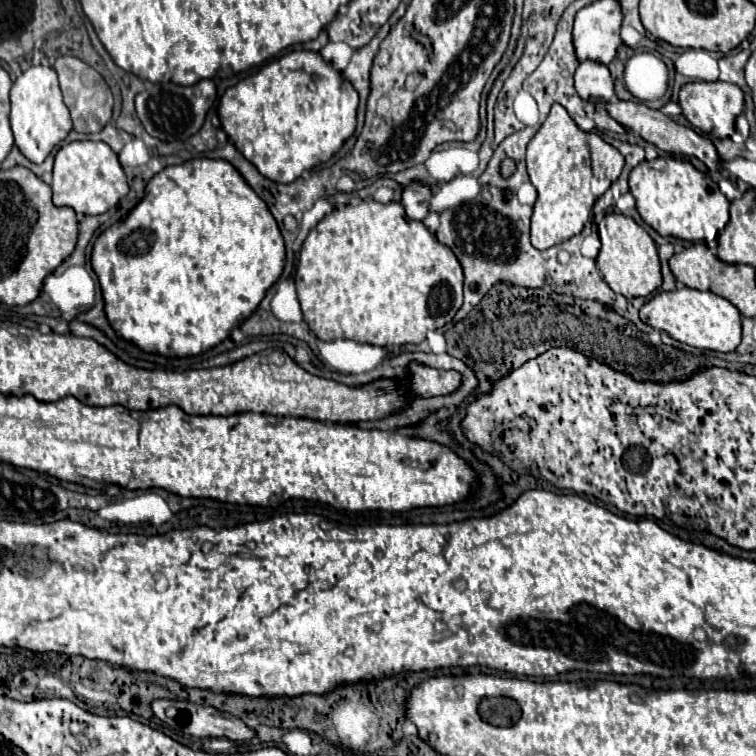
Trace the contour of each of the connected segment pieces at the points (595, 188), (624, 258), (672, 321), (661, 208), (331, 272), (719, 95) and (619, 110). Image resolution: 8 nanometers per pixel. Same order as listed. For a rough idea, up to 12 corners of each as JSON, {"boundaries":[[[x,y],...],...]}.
{"boundaries":[[[554,104],[526,150],[532,244],[582,232],[624,156]],[[630,216],[598,224],[596,264],[626,298],[660,288],[656,244]],[[692,288],[658,292],[640,318],[716,352],[740,344],[740,312]],[[690,162],[630,172],[638,214],[660,236],[711,242],[728,198]],[[400,202],[308,232],[296,270],[324,342],[420,344],[464,268]],[[690,82],[678,104],[712,138],[734,134],[744,94],[730,82]],[[624,100],[606,110],[622,126],[676,156],[720,170],[714,144],[660,110]]]}

